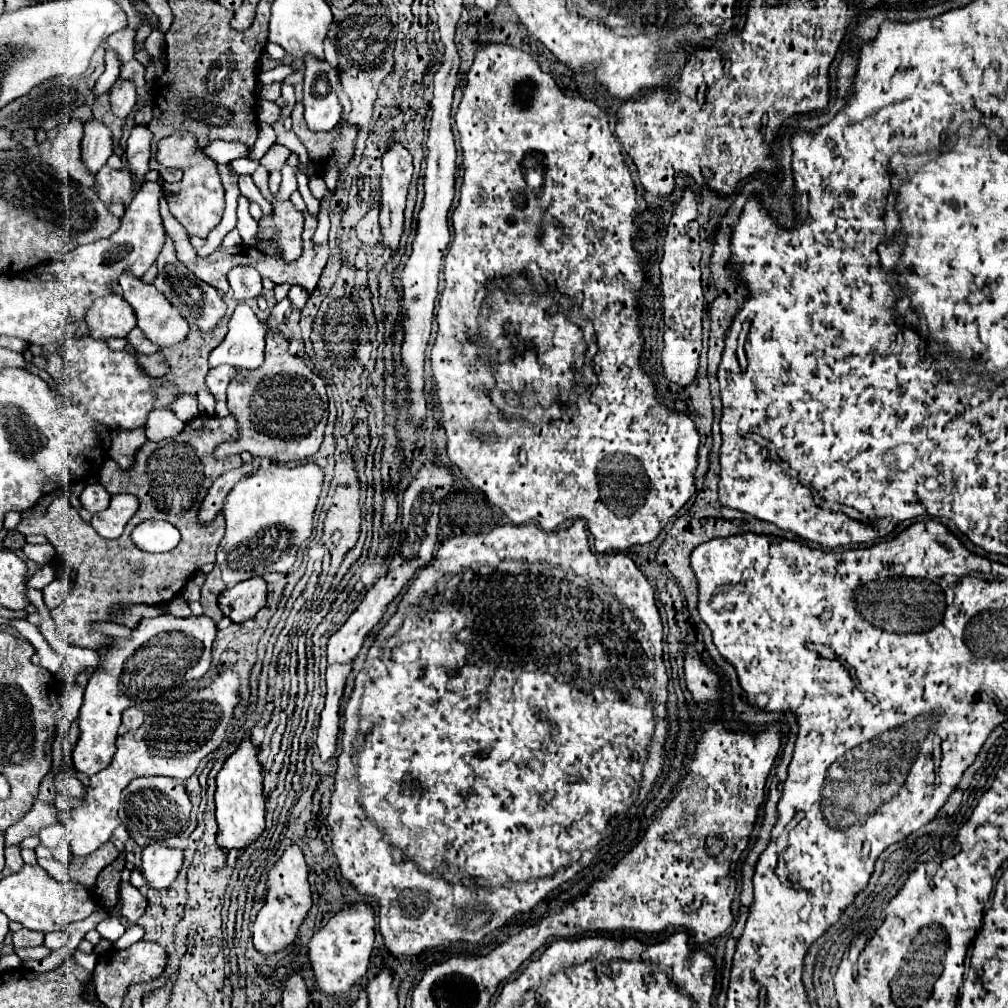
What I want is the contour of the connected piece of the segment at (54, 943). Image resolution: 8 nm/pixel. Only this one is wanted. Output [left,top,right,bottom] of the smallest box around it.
[44,932,68,950]

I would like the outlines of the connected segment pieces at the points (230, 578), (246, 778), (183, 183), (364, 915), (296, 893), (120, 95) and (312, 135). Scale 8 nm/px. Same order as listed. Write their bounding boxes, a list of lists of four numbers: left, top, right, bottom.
[[216,462,322,588],[216,734,264,850],[158,132,224,238],[306,904,374,998],[252,844,312,954],[110,78,136,118],[292,102,356,170]]

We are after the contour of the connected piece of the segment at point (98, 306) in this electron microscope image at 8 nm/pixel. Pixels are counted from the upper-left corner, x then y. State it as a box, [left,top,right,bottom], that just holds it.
[84,294,136,342]

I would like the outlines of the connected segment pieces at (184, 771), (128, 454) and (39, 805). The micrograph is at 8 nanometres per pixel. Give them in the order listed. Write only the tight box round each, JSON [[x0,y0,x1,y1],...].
[[70,670,238,858],[109,426,146,468],[4,800,60,846]]

